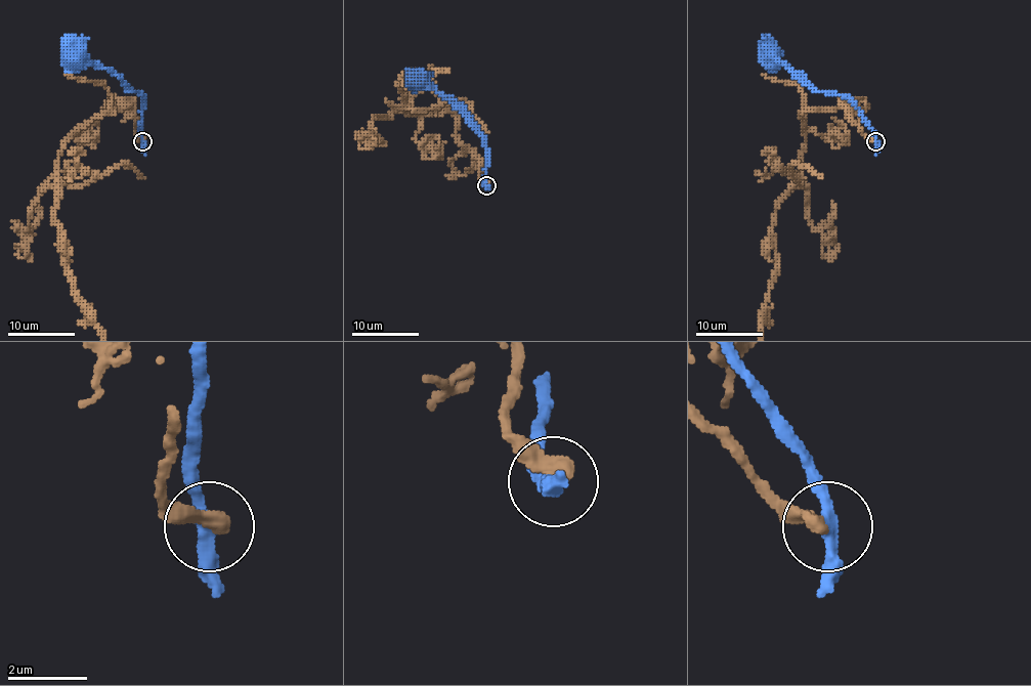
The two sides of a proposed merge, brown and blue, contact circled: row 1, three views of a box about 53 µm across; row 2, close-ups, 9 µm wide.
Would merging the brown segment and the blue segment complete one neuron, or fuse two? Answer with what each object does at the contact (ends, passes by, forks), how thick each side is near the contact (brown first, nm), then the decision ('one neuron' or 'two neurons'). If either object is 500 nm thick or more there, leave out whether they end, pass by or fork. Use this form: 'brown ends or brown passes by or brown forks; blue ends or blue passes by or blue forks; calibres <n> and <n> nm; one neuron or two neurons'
brown ends; blue passes by; calibres 440 and 320 nm; two neurons

